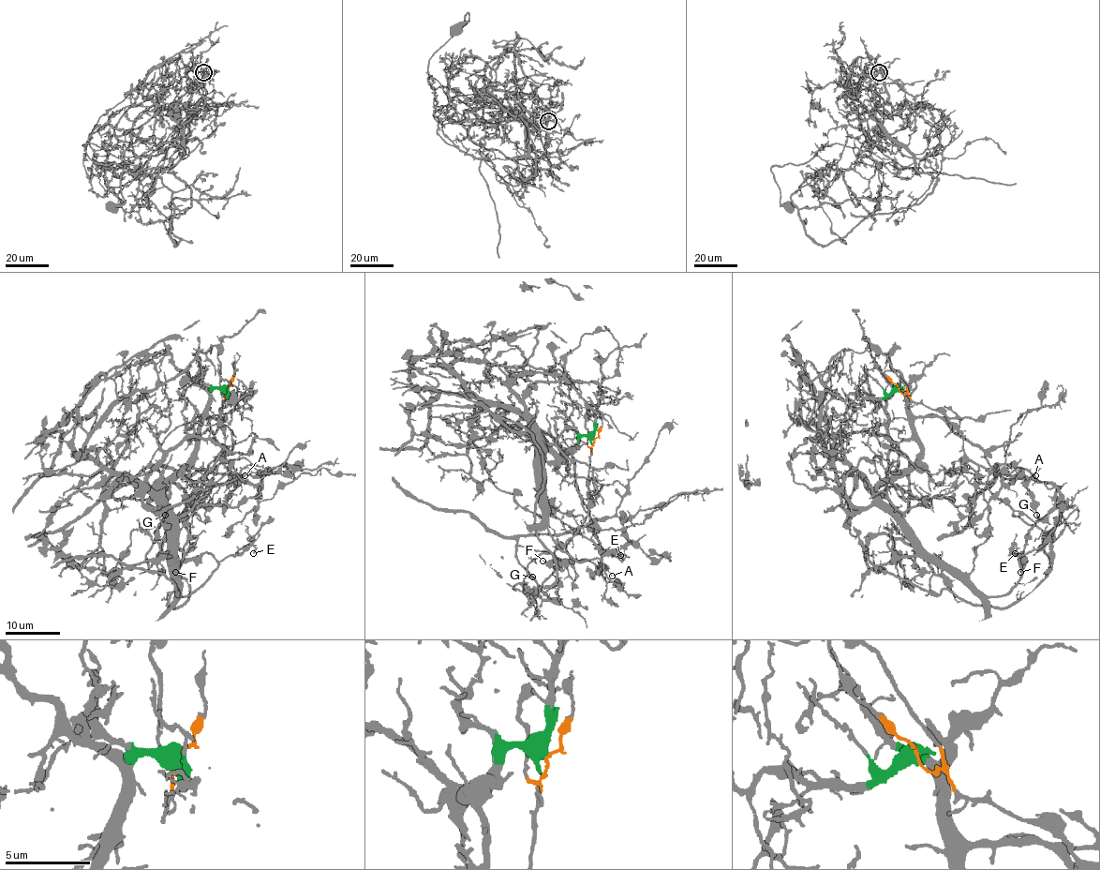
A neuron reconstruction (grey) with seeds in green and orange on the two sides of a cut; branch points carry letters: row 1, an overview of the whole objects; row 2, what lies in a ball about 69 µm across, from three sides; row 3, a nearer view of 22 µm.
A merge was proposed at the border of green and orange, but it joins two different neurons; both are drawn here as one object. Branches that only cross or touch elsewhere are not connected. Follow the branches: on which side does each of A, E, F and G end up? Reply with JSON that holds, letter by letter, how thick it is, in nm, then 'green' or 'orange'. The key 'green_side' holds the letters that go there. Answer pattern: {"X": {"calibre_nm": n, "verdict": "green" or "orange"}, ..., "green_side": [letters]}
{"A": {"calibre_nm": 120, "verdict": "orange"}, "E": {"calibre_nm": 110, "verdict": "green"}, "F": {"calibre_nm": 200, "verdict": "green"}, "G": {"calibre_nm": 160, "verdict": "orange"}, "green_side": ["E", "F"]}

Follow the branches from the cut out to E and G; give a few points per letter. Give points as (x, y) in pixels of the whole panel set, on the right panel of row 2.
E: (898, 389), (920, 453), (877, 496), (930, 554), (991, 595), (1003, 595), (1021, 574), (1014, 547), (1014, 553)
G: (898, 389), (939, 410), (960, 434), (963, 453), (978, 468), (977, 486), (1024, 521), (1033, 524), (1036, 515)

